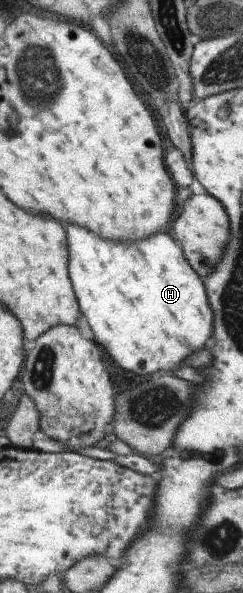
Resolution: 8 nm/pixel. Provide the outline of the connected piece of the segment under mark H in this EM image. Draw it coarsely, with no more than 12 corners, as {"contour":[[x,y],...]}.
{"contour":[[64,224],[93,341],[134,375],[212,335],[170,232],[113,242]]}

